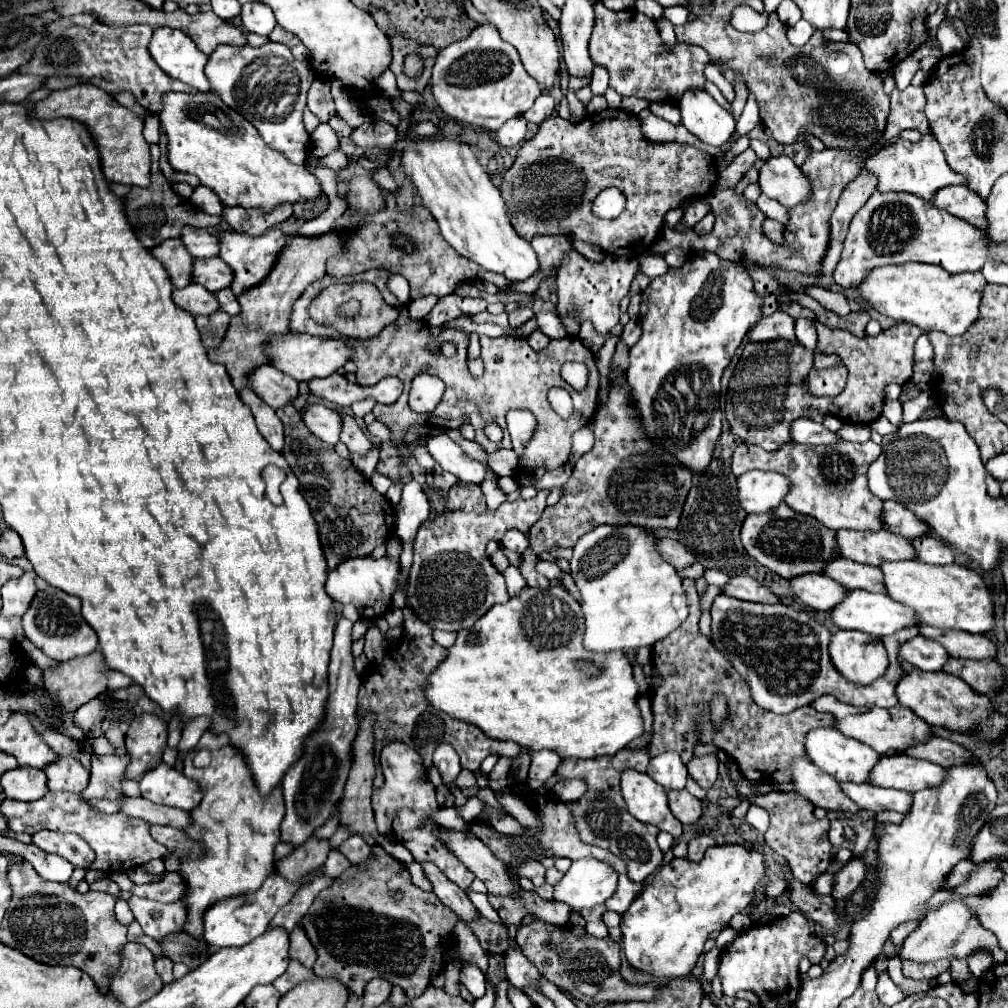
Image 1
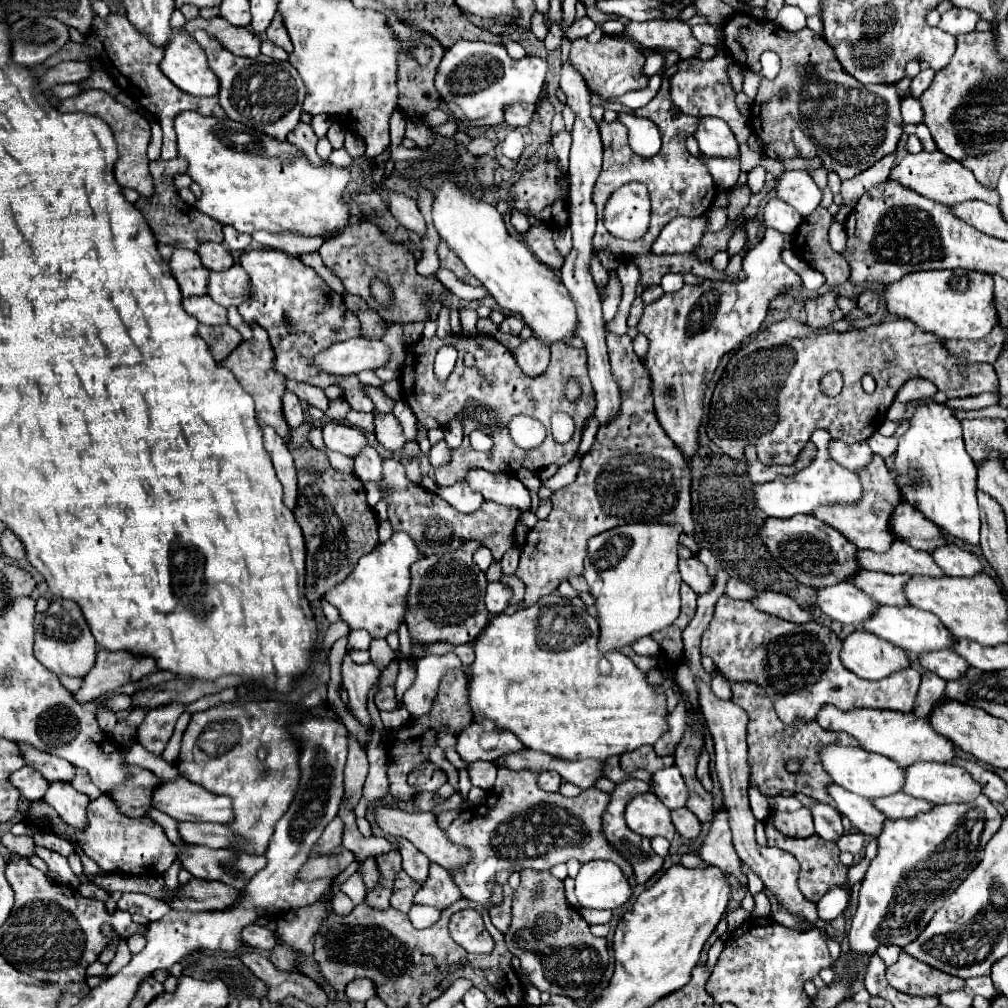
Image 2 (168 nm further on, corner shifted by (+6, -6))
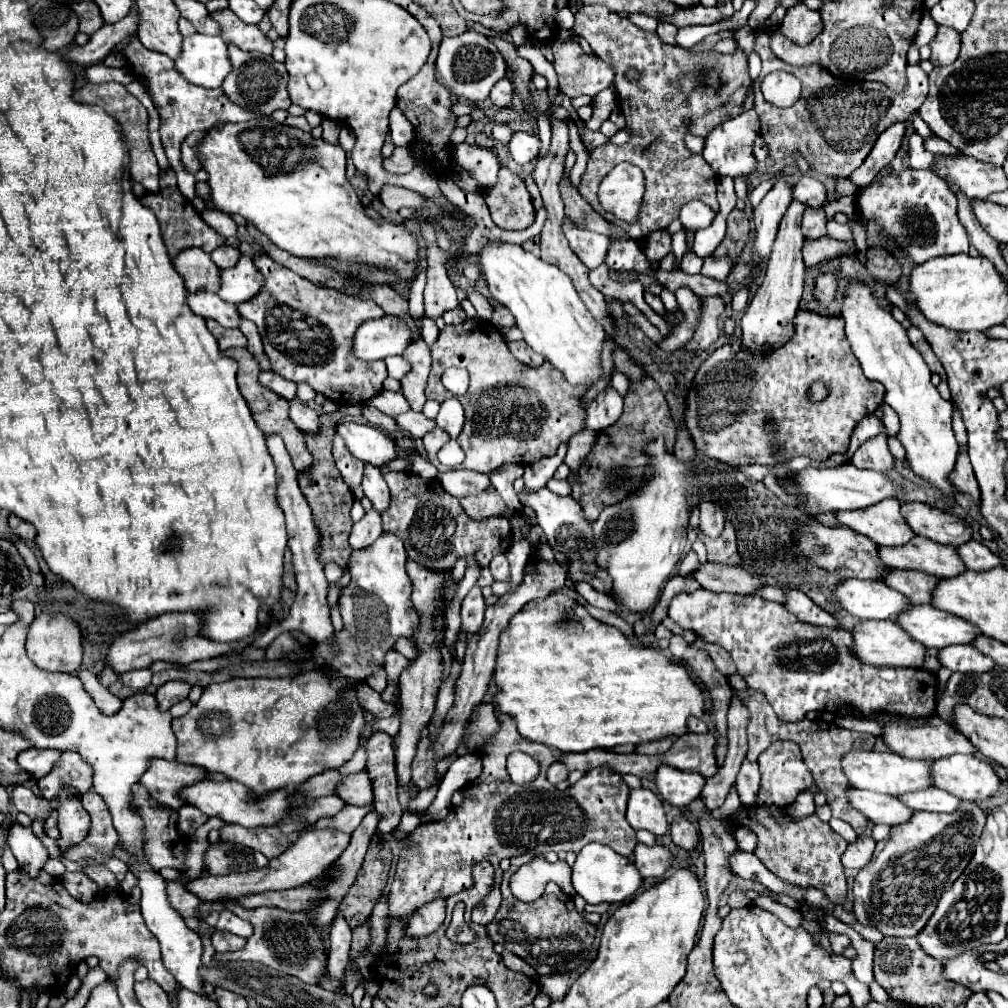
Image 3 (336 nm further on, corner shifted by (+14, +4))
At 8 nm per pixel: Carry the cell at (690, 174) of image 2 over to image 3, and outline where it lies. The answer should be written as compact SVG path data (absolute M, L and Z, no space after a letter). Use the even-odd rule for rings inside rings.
M582 6L582 10L576 14L572 30L578 36L584 36L590 48L616 68L614 86L620 98L618 106L622 108L622 114L626 118L626 130L630 132L630 140L626 144L618 146L612 144L612 140L608 140L606 144L590 152L588 168L584 174L586 200L590 202L590 206L596 212L603 209L596 197L600 180L616 164L632 162L646 176L646 194L642 202L642 216L638 218L636 224L636 240L646 238L646 234L654 230L668 228L668 224L678 218L680 208L690 200L702 200L708 206L712 206L714 212L718 212L718 200L716 200L718 176L710 170L710 164L700 154L692 154L684 146L684 134L690 132L694 136L706 136L708 130L742 112L742 102L750 84L746 54L742 50L736 50L736 54L718 54L718 52L692 54L680 46L664 44L656 32L642 30L634 26L630 20L610 12L604 6ZM704 66L712 66L720 72L722 88L718 92L694 90L692 94L682 94L678 88L678 76L682 72L700 70ZM628 68L640 70L642 82L636 84L628 82L624 76ZM638 96L642 98L646 96L646 106L638 106ZM684 120L690 120L690 126L686 126Z

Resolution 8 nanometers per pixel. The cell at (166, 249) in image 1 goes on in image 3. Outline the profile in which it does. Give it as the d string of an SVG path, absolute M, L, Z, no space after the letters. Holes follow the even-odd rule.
M198 248L182 250L172 260L176 272L184 278L184 286L188 292L204 290L216 292L218 290L218 274L220 268L210 260L210 254Z

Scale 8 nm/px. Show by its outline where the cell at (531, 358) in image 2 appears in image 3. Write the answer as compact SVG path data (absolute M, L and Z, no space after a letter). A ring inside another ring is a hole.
M520 340L520 342L508 342L508 348L514 354L514 358L520 360L522 364L526 364L526 366L540 366L545 360L542 358L542 354L536 354L524 340Z

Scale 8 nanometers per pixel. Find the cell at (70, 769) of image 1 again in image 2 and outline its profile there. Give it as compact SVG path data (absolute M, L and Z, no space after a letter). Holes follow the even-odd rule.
M50 784L44 802L56 810L56 814L68 824L78 830L86 828L86 808L90 804L90 798L76 792L72 784Z

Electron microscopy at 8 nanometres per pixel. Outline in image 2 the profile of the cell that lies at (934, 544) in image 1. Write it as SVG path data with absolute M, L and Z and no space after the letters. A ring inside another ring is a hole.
M944 546L932 552L936 564L948 574L948 576L976 576L982 572L980 556L974 552L968 552L960 546Z

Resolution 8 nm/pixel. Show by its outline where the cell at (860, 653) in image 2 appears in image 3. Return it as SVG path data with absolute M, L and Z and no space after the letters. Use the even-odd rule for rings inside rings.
M864 620L852 630L854 656L870 666L922 666L926 648L912 640L894 620Z

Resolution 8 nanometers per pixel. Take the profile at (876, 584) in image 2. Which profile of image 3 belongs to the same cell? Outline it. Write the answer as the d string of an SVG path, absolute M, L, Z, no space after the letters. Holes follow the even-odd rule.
M890 568L884 574L882 582L886 582L886 586L898 590L900 594L906 594L906 598L910 598L912 604L930 604L930 594L932 594L938 578L934 578L930 574L922 574L918 570Z

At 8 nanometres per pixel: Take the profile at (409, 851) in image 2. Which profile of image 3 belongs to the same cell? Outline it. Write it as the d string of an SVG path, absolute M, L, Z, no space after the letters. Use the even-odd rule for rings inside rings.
M374 732L366 744L368 764L366 770L374 784L374 810L380 814L378 831L391 833L400 824L402 808L396 798L396 770L394 750L386 732Z

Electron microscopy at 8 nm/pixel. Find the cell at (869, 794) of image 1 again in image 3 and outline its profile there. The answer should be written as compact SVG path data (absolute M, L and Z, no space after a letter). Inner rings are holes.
M926 788L916 792L906 792L898 796L902 804L910 806L912 810L926 810L926 812L954 812L960 804L960 800L952 794L946 794L938 788Z

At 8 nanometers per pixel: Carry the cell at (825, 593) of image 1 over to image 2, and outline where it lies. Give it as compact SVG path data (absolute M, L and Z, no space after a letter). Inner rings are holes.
M842 582L818 590L816 604L832 620L840 624L854 624L854 626L870 620L880 608L880 604L874 598L864 594L852 582Z

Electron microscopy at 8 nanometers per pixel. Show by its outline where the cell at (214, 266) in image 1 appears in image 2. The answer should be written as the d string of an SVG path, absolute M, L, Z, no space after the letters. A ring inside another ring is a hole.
M234 264L226 272L212 272L208 282L208 296L222 306L240 306L250 298L250 276L248 272Z

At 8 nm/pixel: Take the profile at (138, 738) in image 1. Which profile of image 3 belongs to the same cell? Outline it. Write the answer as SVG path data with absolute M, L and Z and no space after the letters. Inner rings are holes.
M172 680L172 682L166 682L164 686L160 686L160 688L158 688L158 692L156 692L158 710L166 712L172 704L176 704L176 702L184 700L184 698L188 696L190 688L192 688L190 684L180 682L180 680Z

